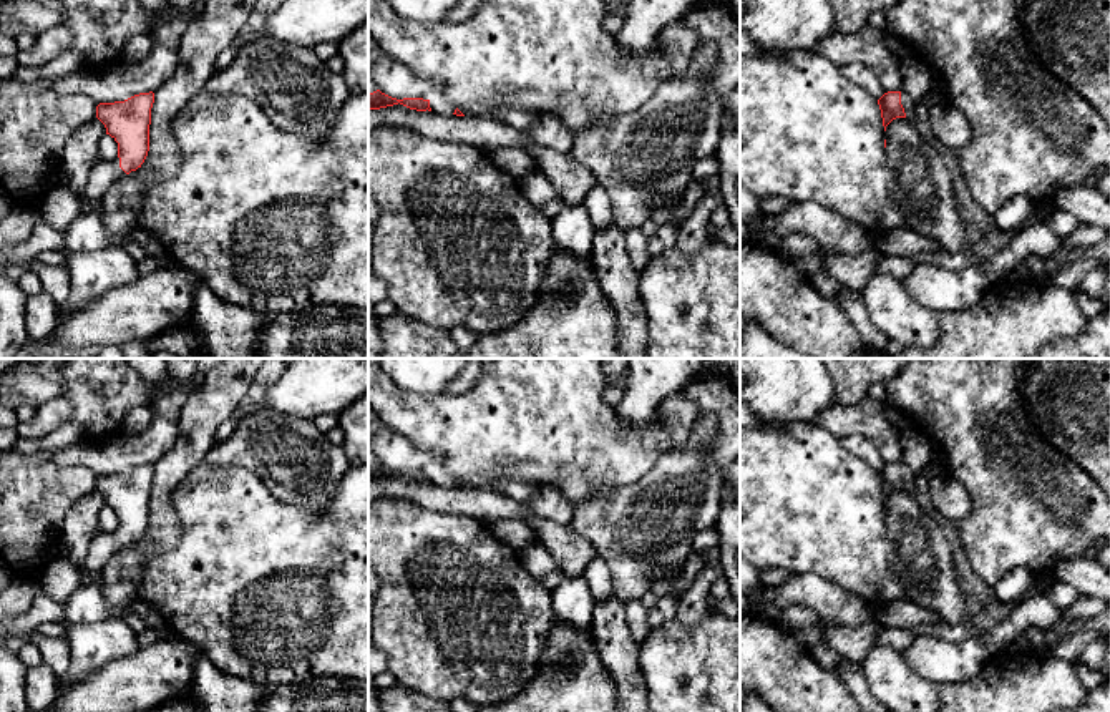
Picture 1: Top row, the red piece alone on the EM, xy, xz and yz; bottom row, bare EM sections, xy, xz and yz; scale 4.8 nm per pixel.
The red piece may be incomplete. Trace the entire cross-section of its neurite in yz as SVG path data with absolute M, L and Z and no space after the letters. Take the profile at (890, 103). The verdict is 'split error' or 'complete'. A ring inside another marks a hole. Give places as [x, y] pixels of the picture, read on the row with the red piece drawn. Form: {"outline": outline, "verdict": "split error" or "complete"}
{"outline": "M888 91L878 100L883 126L886 126L896 118L916 118L918 105L901 91Z", "verdict": "split error"}

